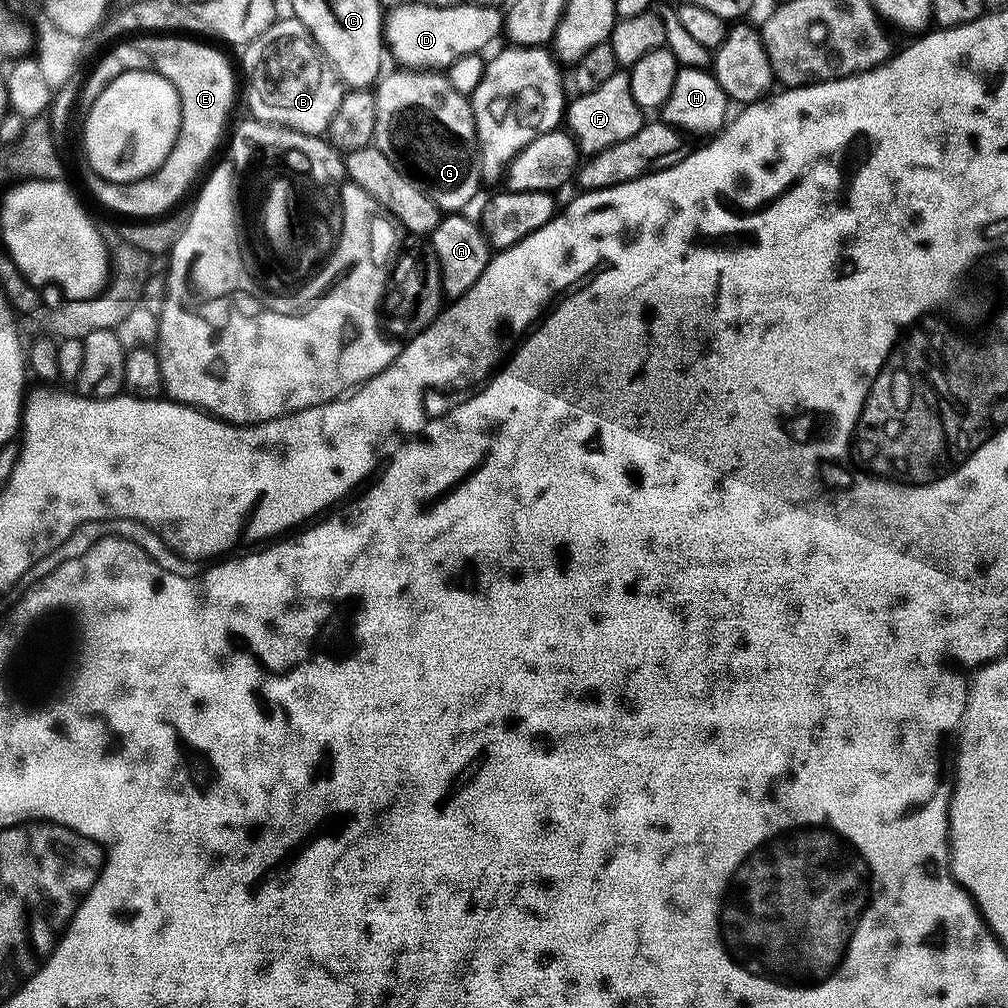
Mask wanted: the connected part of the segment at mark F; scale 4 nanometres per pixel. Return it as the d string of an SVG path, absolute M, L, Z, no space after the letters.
M618 70L614 74L610 74L610 78L606 78L606 82L602 82L602 86L598 86L598 90L579 93L575 98L577 100L573 104L571 101L566 108L566 128L572 139L576 141L577 149L581 153L601 152L614 142L626 142L626 138L634 138L634 134L638 134L638 130L642 130L642 126L646 123L645 109L640 108L638 102L634 100L627 71Z

